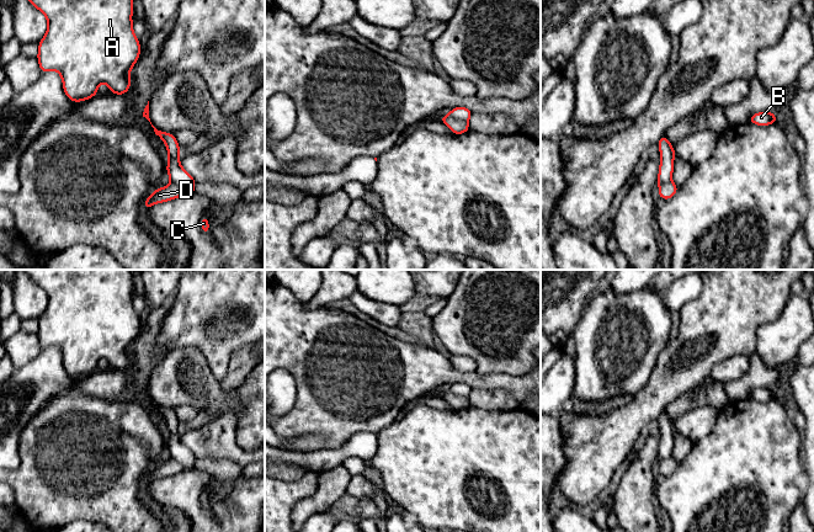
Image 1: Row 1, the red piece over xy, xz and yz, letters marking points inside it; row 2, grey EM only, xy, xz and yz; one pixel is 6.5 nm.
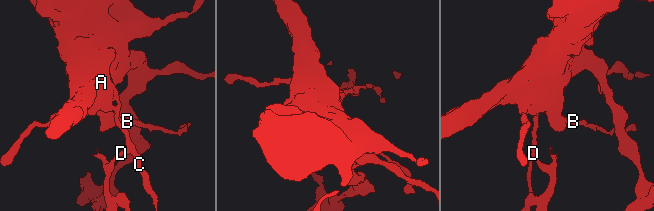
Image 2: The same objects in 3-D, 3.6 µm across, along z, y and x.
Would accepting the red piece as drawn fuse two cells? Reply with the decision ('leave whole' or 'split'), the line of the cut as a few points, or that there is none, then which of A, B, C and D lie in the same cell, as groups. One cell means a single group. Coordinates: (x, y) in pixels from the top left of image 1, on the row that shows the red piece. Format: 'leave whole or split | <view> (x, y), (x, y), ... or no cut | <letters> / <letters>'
split | xz (450, 113), (456, 118), (467, 121) | A B C / D

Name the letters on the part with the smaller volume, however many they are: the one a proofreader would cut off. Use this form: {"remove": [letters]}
{"remove": ["D"]}

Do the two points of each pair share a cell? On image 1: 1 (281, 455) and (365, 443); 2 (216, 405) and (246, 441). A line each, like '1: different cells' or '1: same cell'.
1: same cell
2: same cell

